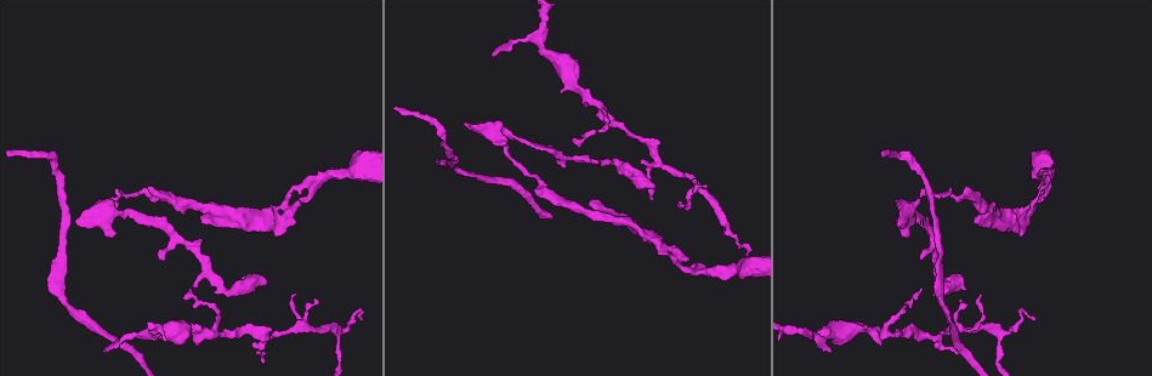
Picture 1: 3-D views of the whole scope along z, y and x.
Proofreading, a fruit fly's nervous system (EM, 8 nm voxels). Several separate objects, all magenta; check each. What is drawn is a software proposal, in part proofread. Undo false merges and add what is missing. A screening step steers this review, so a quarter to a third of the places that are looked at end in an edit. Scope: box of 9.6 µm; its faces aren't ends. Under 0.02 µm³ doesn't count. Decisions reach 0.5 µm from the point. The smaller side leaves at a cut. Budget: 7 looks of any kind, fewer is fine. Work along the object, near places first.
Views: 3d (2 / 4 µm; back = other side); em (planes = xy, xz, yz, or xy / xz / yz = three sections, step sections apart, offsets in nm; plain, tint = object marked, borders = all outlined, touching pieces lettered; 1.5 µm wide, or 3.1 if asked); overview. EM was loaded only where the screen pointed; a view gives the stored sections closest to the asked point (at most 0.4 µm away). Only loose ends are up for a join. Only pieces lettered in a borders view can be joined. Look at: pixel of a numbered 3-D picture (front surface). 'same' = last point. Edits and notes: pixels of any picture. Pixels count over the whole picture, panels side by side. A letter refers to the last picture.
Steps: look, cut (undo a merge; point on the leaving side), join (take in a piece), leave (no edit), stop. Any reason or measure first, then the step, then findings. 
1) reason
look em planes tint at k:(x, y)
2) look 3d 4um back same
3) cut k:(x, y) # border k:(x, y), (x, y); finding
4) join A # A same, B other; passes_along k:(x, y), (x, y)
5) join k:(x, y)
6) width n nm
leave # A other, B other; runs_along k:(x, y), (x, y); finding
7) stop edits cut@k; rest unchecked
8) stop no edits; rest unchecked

an open end
look em planes borders at 1:(493, 57)

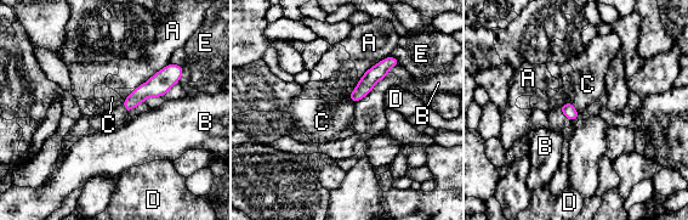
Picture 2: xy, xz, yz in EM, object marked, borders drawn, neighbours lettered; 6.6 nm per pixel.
width 80 nm
leave # A other, B other, C other, D other, E other; border 2:(557, 107), (570, 102), (579, 113); no lettered piece goes on from it

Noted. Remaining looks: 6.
sudden change in width
look em yz step 4 tint at 1:(280, 219)

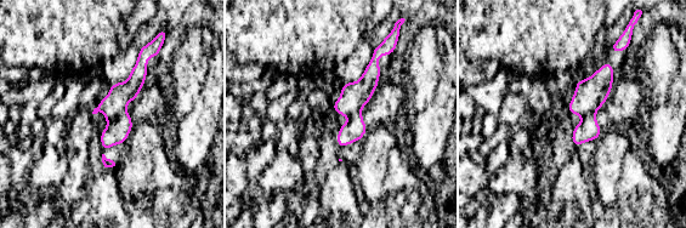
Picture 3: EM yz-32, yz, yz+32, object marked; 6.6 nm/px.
look em yz step 4 borders same

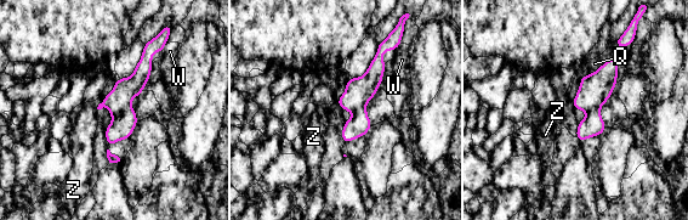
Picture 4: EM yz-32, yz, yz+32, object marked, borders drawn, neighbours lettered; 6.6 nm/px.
cut 4:(120, 128) # Q other, W other, Z other; border 4:(130, 106), (113, 119); two cells meet here

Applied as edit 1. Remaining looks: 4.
look overview

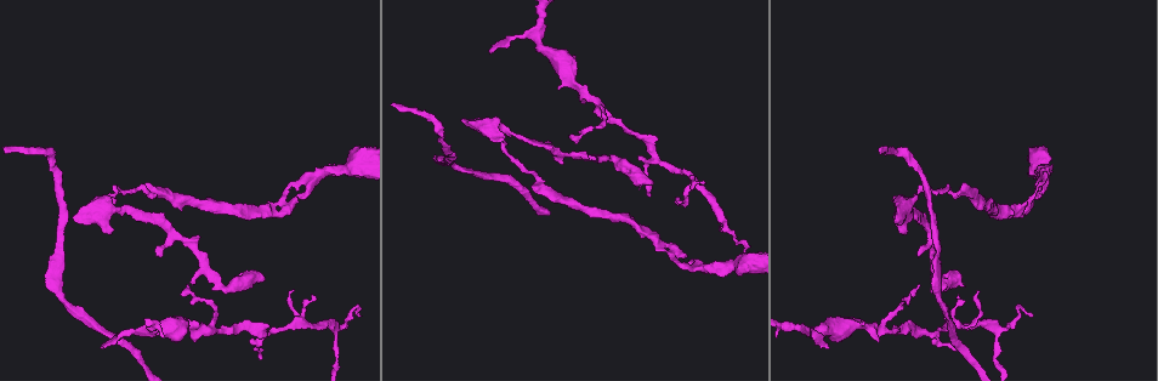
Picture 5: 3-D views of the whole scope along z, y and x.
an open end
look 3d 4um at 5:(681, 201)

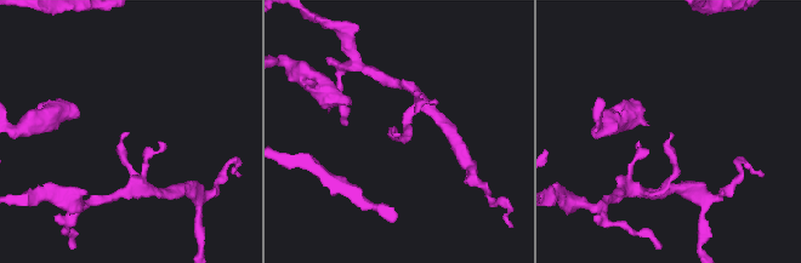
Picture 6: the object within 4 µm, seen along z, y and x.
need the tissue
look em planes plain at 6:(401, 133)

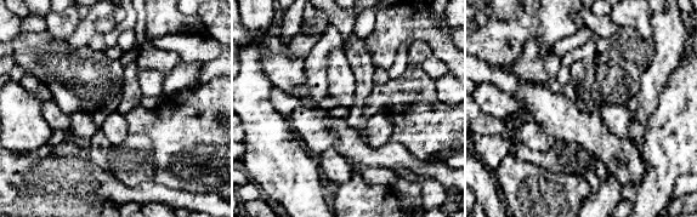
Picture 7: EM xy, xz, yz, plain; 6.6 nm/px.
see the neighbours
look em planes borders same

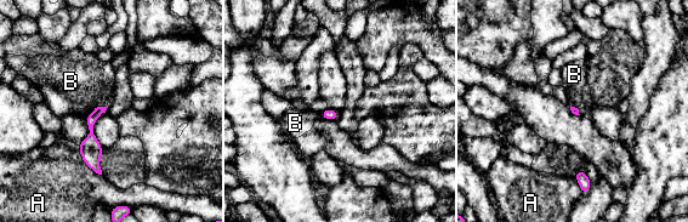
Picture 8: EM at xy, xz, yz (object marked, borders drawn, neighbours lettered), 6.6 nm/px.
leave # A other, B other; no lettered piece goes on from it

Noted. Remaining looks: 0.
stop edits cut@4; rest unchecked

